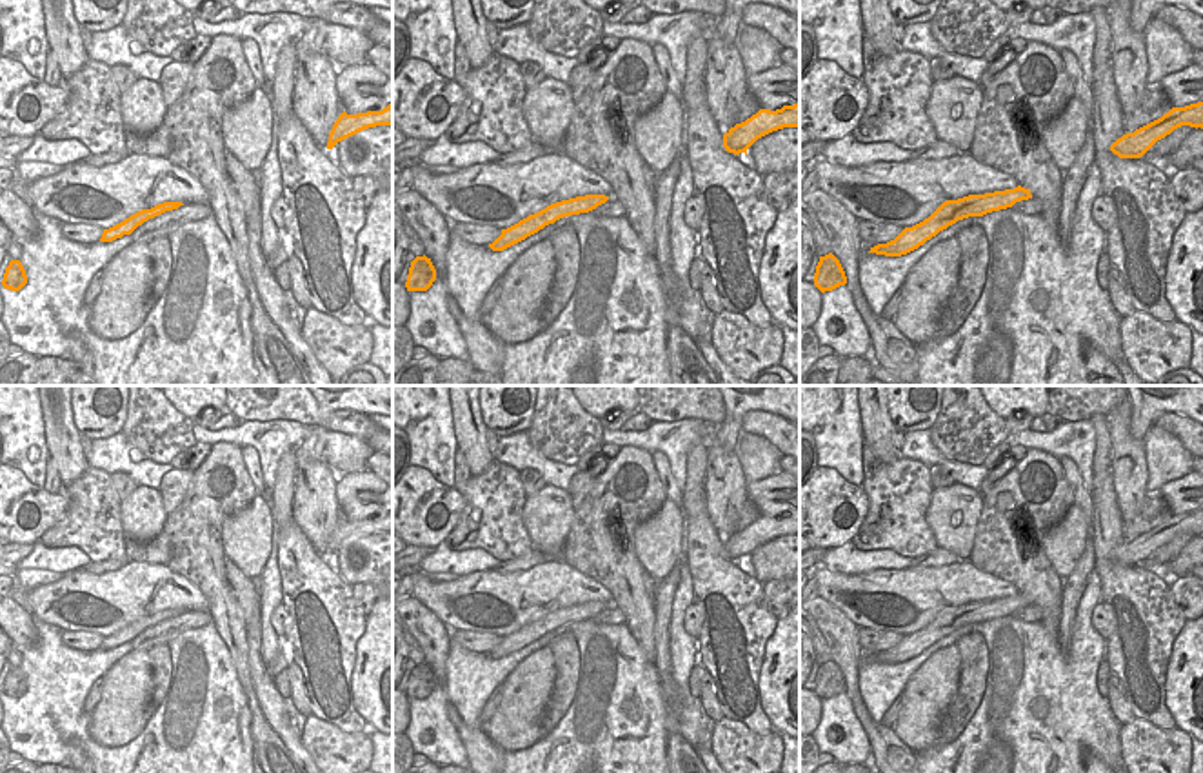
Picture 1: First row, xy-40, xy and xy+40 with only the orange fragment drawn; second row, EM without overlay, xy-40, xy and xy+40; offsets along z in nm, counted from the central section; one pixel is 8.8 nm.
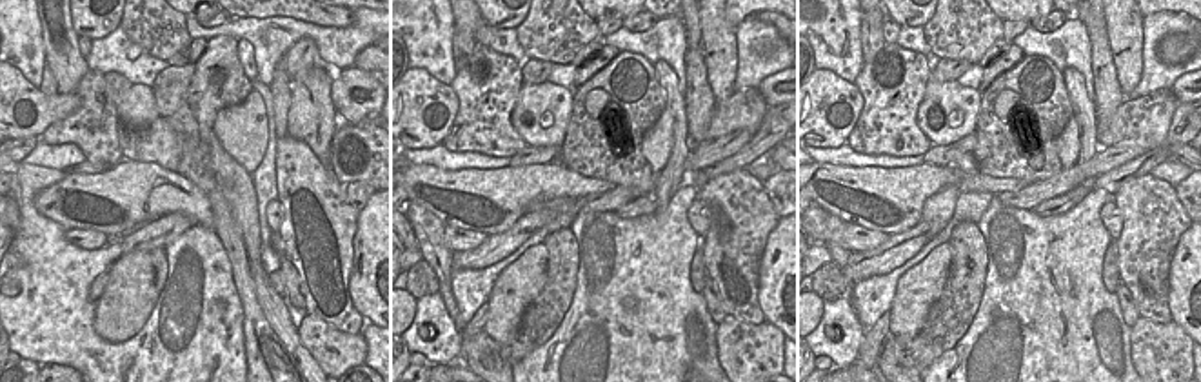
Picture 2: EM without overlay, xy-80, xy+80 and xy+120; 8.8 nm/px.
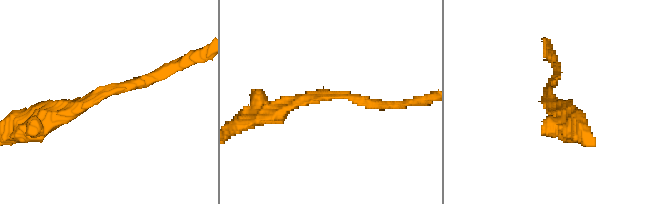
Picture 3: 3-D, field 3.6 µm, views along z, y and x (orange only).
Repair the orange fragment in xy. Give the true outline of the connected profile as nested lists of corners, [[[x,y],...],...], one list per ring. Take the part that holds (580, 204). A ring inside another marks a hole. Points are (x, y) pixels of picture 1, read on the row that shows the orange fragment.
[[[585,195],[551,204],[545,209],[520,220],[518,224],[502,229],[502,235],[492,244],[489,244],[489,247],[492,251],[503,251],[563,216],[589,213],[607,200],[609,196],[605,195]]]

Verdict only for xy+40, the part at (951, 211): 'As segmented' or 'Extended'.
As segmented.

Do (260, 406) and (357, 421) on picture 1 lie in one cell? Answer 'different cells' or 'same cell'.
same cell

